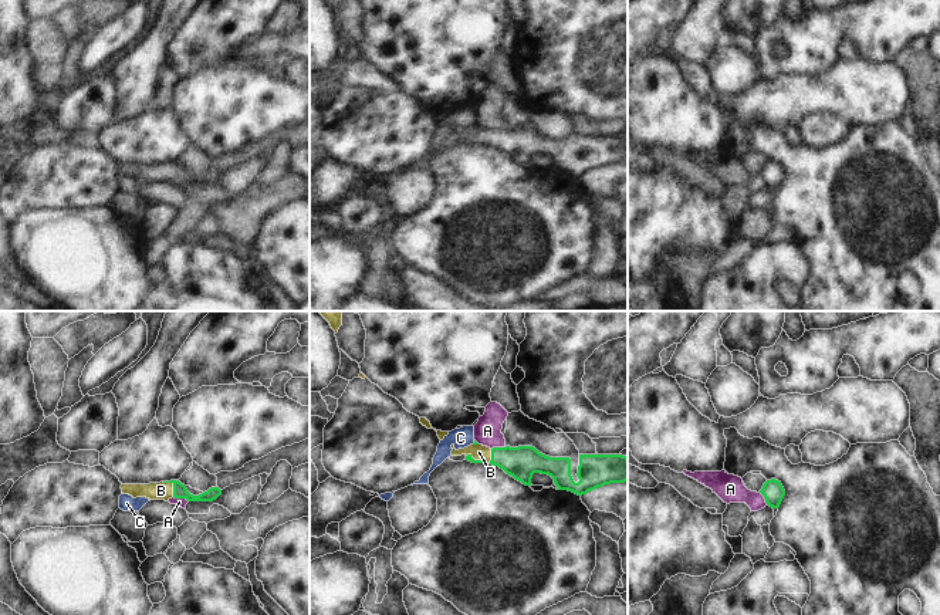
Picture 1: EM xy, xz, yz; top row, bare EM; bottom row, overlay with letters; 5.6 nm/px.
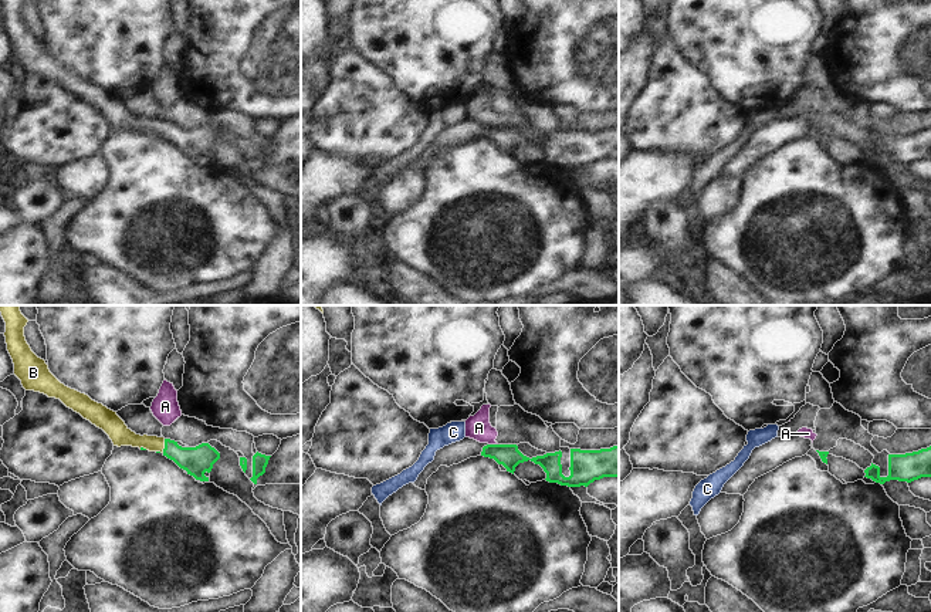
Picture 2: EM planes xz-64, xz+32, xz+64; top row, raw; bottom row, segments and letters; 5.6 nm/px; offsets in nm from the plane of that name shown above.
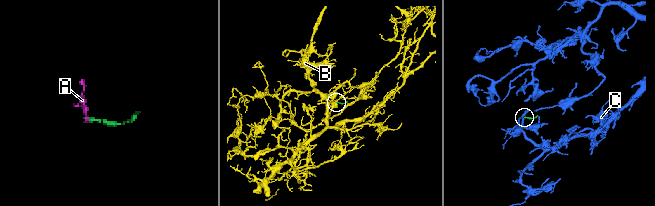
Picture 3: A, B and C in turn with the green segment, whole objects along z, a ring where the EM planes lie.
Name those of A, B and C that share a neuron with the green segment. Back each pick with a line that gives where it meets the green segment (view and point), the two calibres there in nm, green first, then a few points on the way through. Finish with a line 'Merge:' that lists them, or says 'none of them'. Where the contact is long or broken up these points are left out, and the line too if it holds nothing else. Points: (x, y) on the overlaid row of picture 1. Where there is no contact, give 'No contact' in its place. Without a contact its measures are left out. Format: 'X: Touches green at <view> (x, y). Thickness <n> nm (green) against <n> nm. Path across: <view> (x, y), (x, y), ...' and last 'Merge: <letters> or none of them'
B: Touches green at xy (173, 486). Thickness 80 nm (green) against 100 nm. Path across: xy (179, 490), (173, 486), (161, 490)
Merge: B

